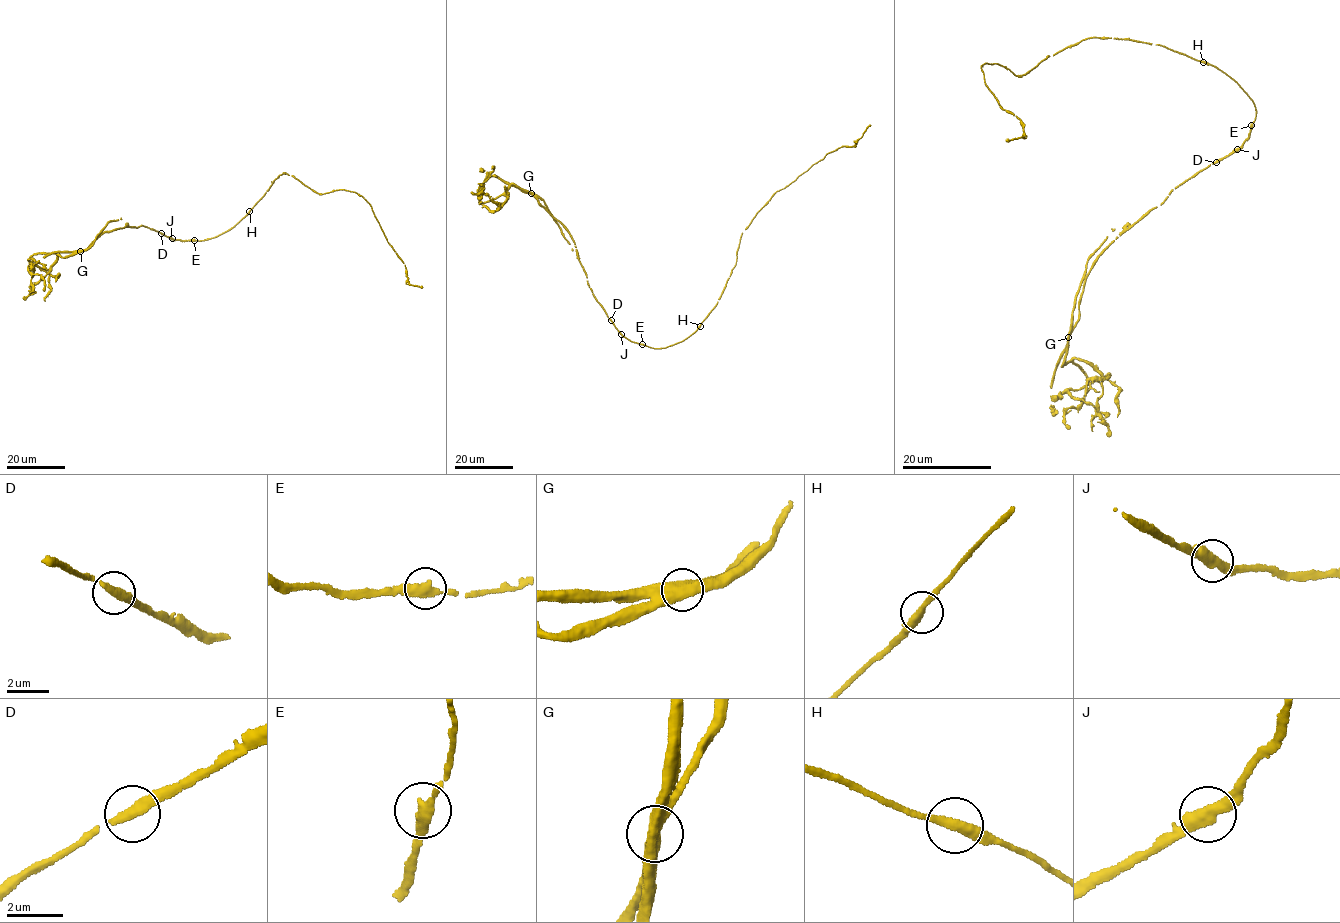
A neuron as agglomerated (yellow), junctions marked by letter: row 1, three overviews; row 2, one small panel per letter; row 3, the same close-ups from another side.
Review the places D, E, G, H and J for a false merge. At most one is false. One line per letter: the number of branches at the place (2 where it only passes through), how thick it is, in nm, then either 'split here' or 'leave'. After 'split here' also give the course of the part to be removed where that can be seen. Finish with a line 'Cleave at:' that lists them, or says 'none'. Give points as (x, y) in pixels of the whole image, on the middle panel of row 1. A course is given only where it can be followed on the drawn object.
D: branches 2; calibre 320 nm; leave
E: branches 2; calibre 360 nm; leave
G: branches 2; calibre 550 nm; split here; course (531, 193), (512, 184), (504, 193), (480, 203), (479, 189), (493, 169), (492, 166)
H: branches 2; calibre 320 nm; leave
J: branches 2; calibre 340 nm; leave
Cleave at: G

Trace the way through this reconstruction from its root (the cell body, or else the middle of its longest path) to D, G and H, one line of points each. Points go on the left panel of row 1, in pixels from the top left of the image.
D: (235, 224), (203, 240), (183, 241), (161, 234)
G: (235, 224), (210, 239), (183, 241), (145, 225), (136, 228), (127, 225), (106, 232), (89, 248), (80, 251)
H: (235, 224), (249, 211)

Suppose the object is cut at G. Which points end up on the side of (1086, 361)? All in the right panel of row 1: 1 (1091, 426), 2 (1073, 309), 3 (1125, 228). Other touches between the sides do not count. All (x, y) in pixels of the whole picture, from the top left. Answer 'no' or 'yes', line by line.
1: no
2: yes
3: no

